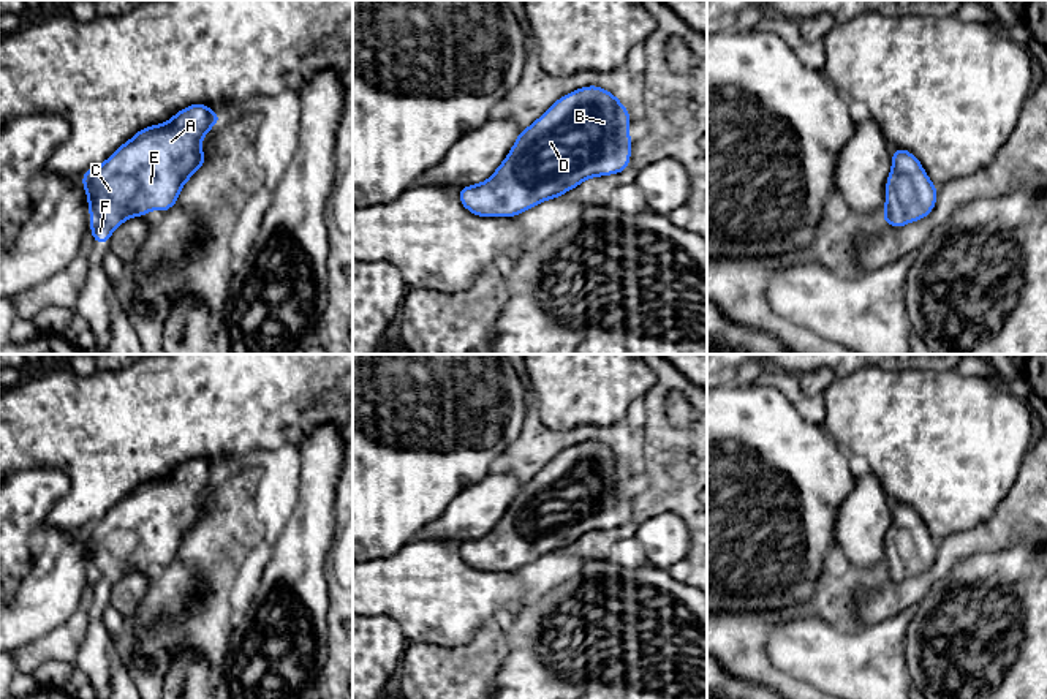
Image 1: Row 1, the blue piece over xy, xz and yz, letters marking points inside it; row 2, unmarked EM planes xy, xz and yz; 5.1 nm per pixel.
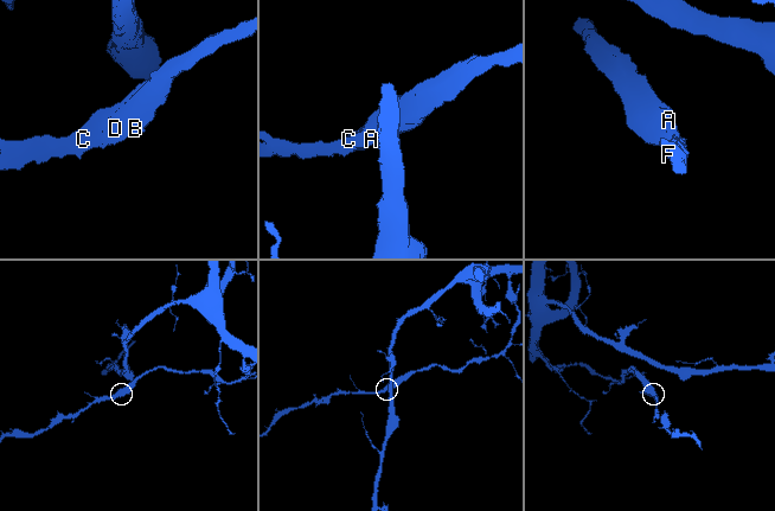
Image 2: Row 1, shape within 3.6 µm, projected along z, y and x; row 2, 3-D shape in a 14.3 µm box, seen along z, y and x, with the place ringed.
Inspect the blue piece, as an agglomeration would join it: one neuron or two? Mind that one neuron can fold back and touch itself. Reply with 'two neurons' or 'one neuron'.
one neuron

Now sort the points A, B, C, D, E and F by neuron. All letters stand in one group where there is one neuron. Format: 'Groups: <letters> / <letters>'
Groups: A B C D E F

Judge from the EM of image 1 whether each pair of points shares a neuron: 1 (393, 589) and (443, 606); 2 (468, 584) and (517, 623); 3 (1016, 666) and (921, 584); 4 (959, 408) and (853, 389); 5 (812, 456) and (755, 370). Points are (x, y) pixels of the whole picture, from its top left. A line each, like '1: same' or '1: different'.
1: same
2: different
3: different
4: same
5: same

